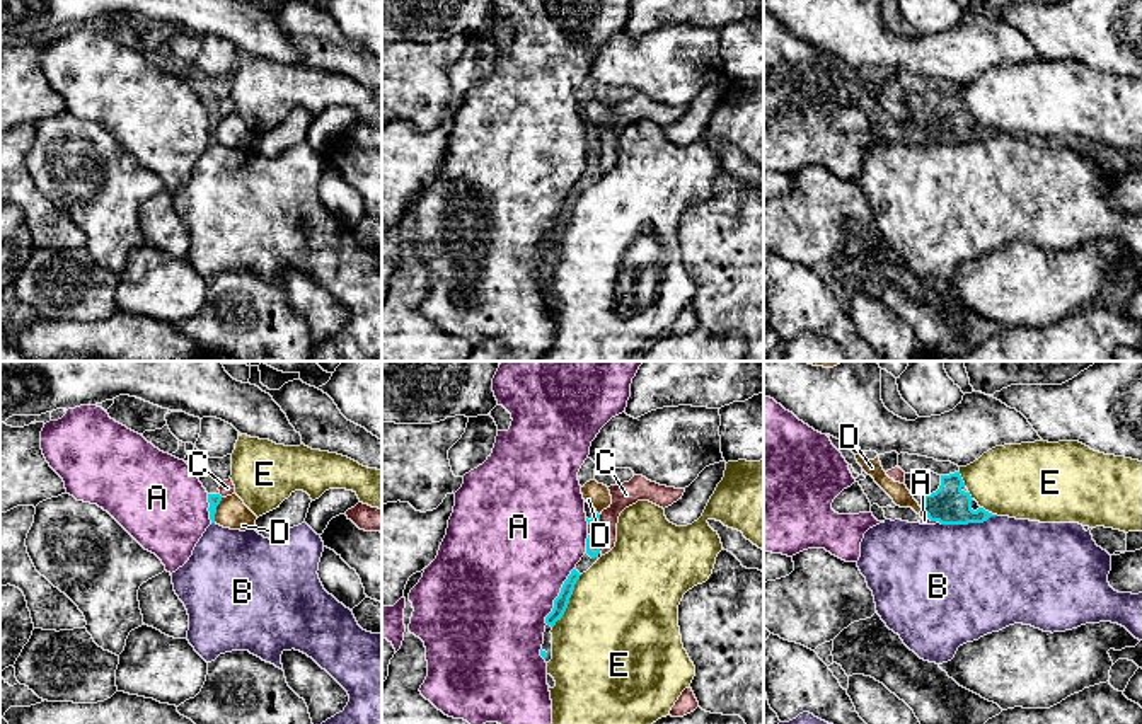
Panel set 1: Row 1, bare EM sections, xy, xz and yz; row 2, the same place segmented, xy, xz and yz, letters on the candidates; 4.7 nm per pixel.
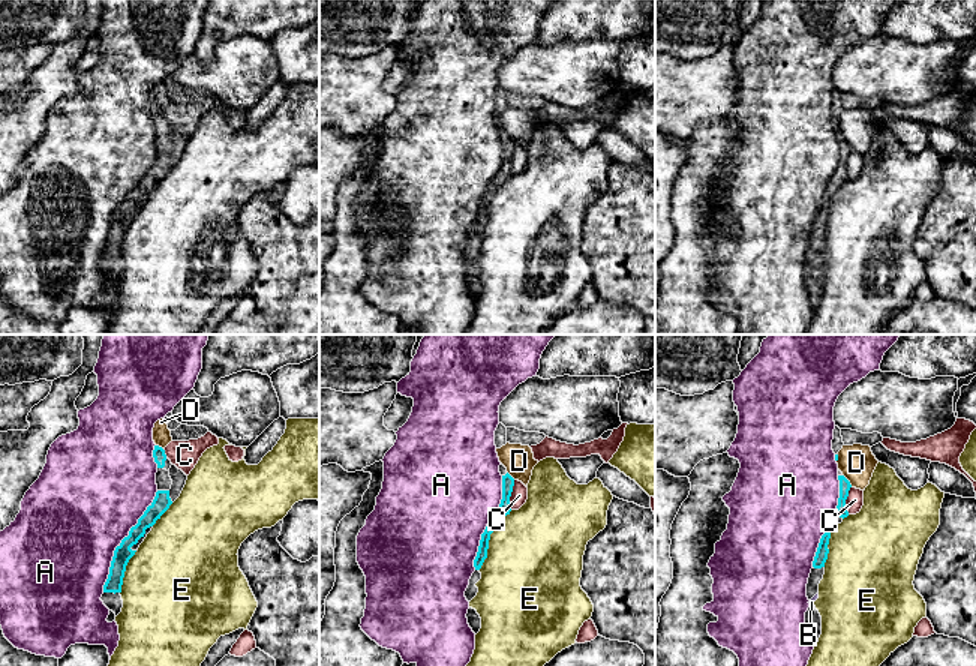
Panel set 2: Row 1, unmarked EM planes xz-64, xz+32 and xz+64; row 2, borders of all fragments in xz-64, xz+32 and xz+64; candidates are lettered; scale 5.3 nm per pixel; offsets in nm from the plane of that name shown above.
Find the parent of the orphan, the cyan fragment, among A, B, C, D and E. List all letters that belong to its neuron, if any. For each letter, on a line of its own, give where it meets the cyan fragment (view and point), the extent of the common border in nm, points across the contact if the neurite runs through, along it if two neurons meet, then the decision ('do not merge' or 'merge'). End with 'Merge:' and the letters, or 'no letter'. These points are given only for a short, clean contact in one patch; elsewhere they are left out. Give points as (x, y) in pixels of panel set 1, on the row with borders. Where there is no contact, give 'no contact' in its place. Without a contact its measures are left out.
A: contact xz (558, 597); length 300 nm; do not merge
B: contact yz (967, 523); length 280 nm; border yz (996, 515), (982, 522), (940, 523); do not merge
C: contact xz (597, 542); length 90 nm; way xz (592, 542), (597, 542), (622, 496); merge
D: contact xy (215, 510); length 130 nm; border xy (222, 498), (213, 522); do not merge
E: contact xz (568, 602); length 300 nm; do not merge
Merge: C

